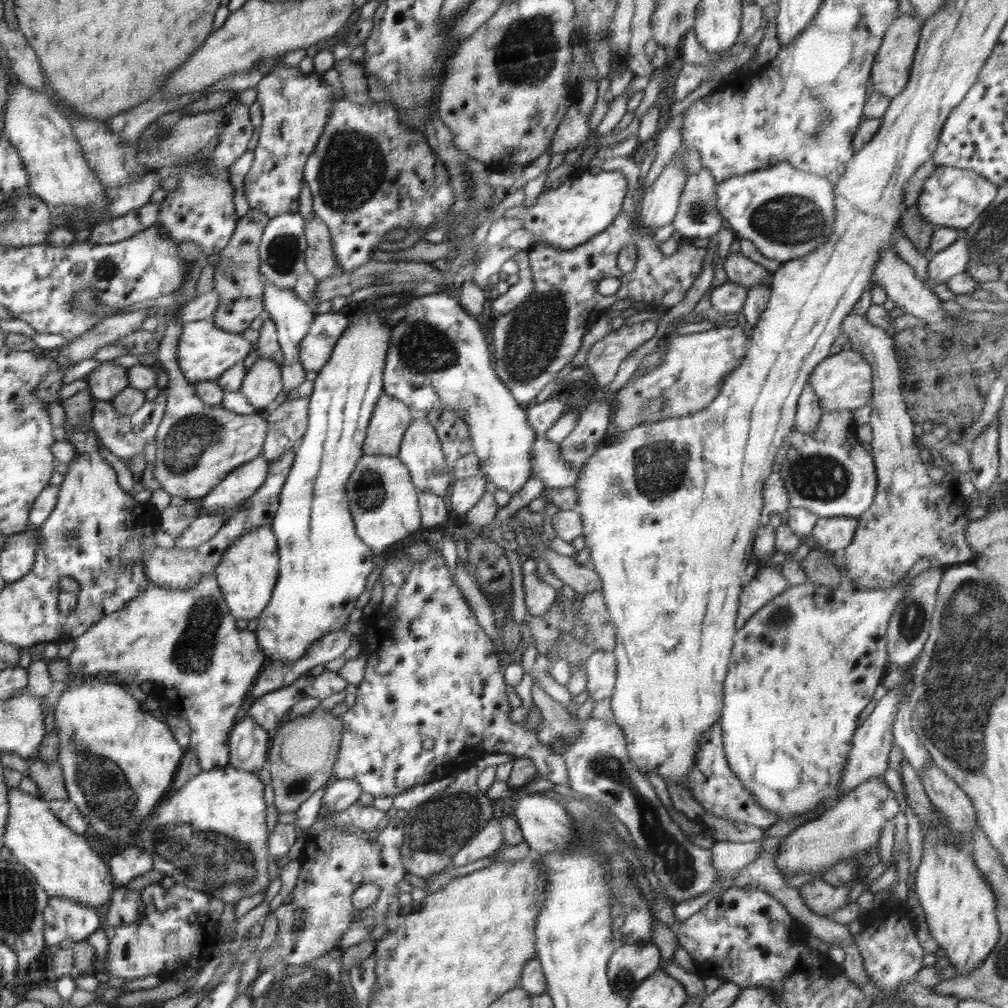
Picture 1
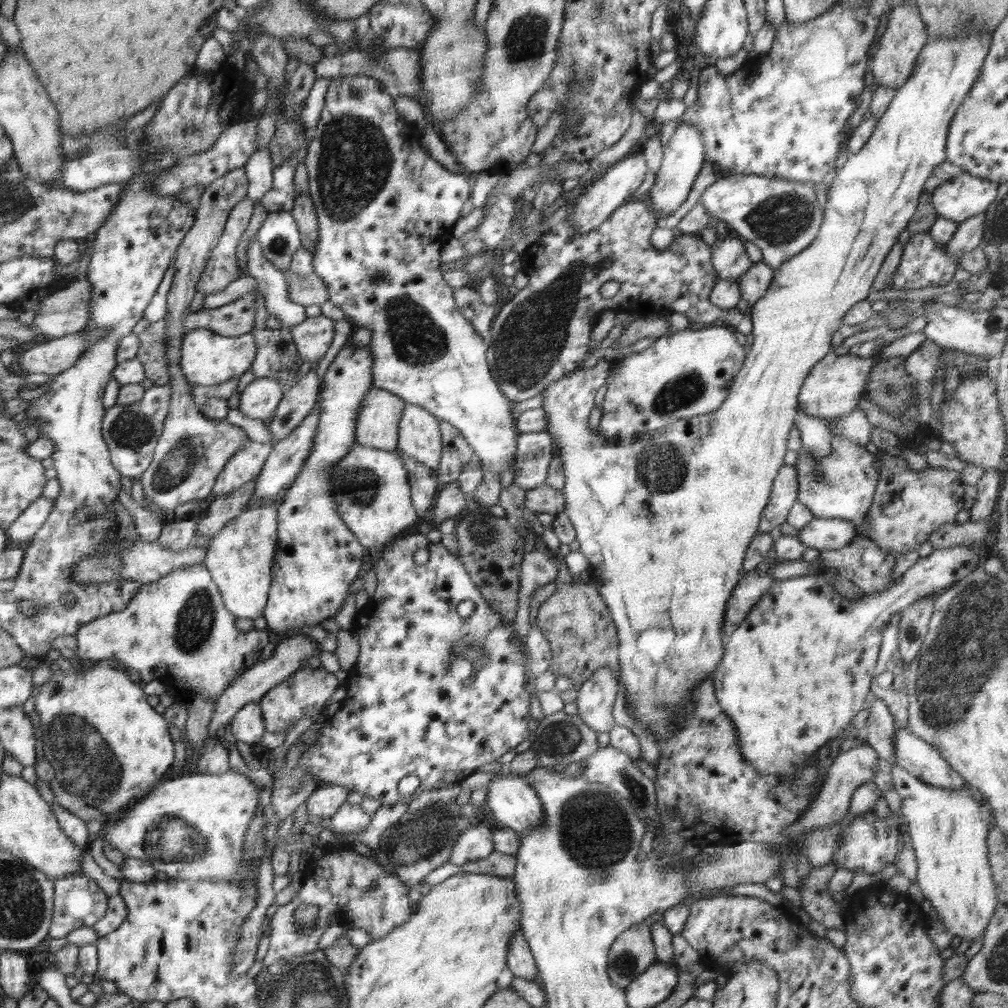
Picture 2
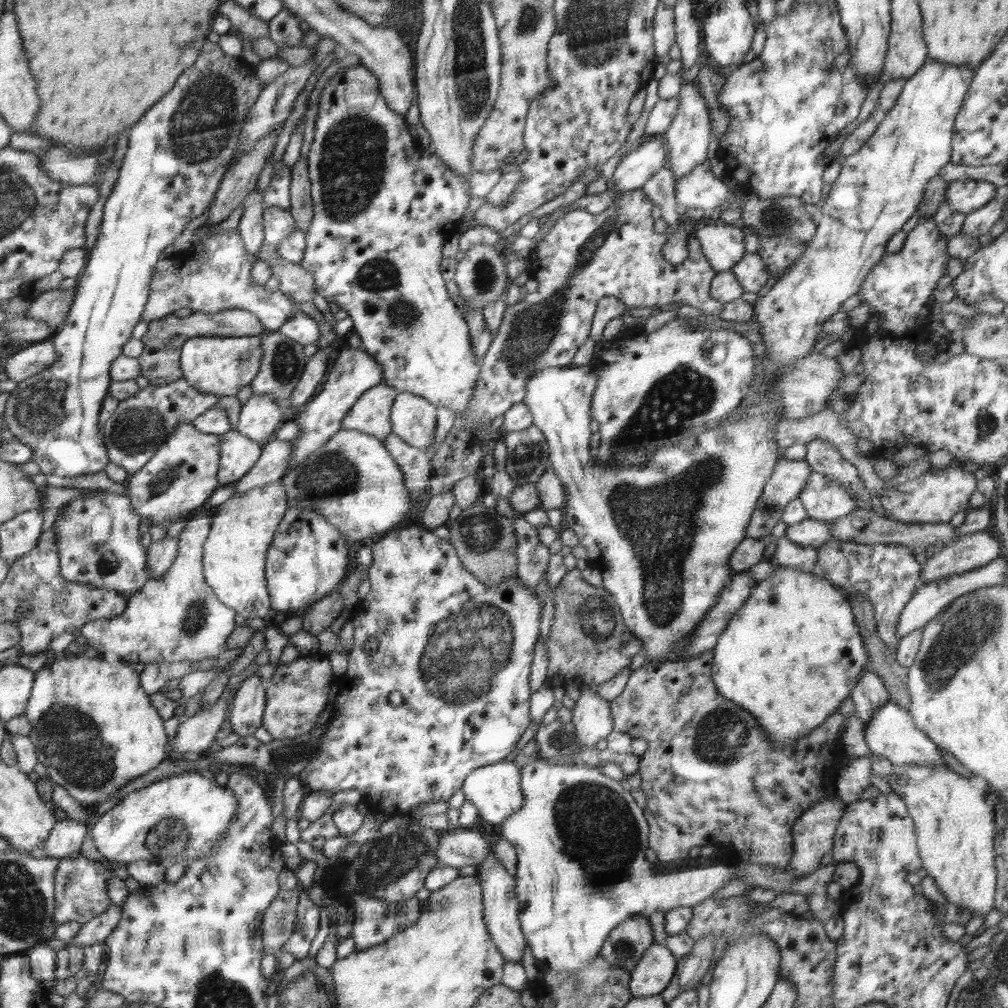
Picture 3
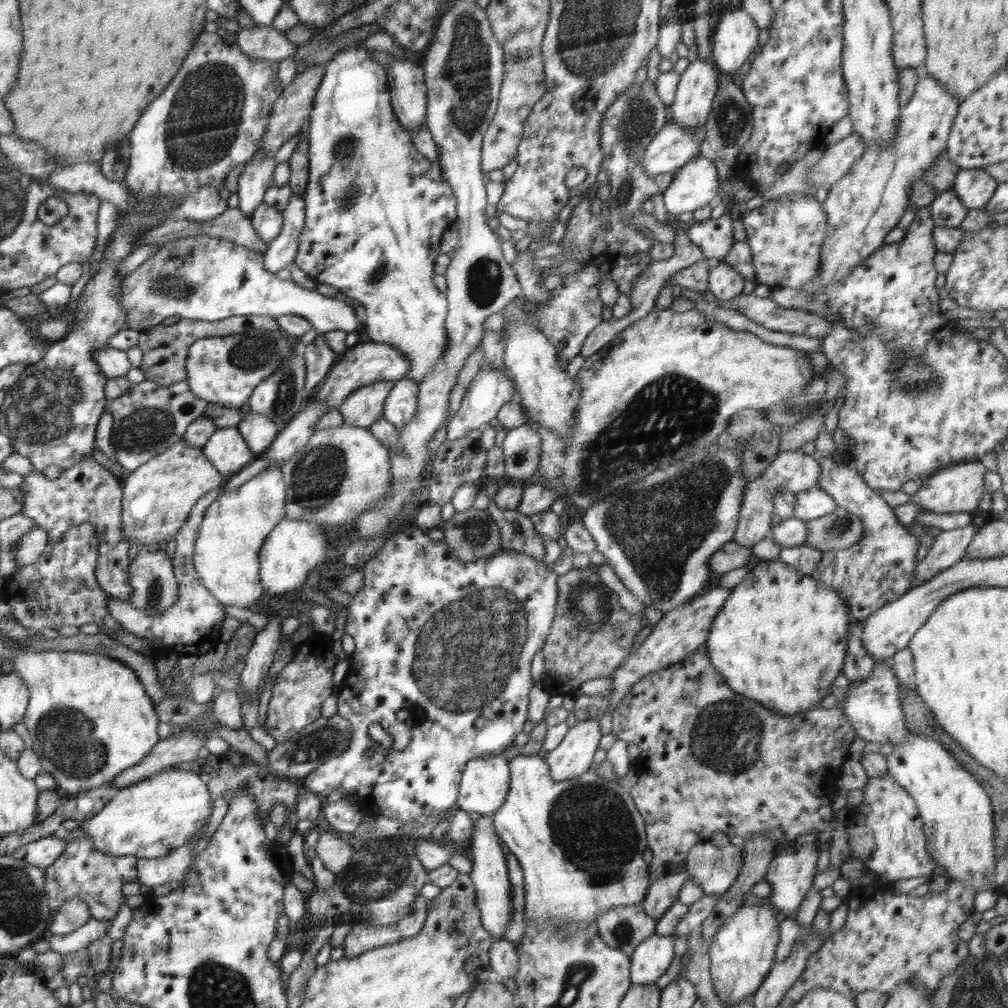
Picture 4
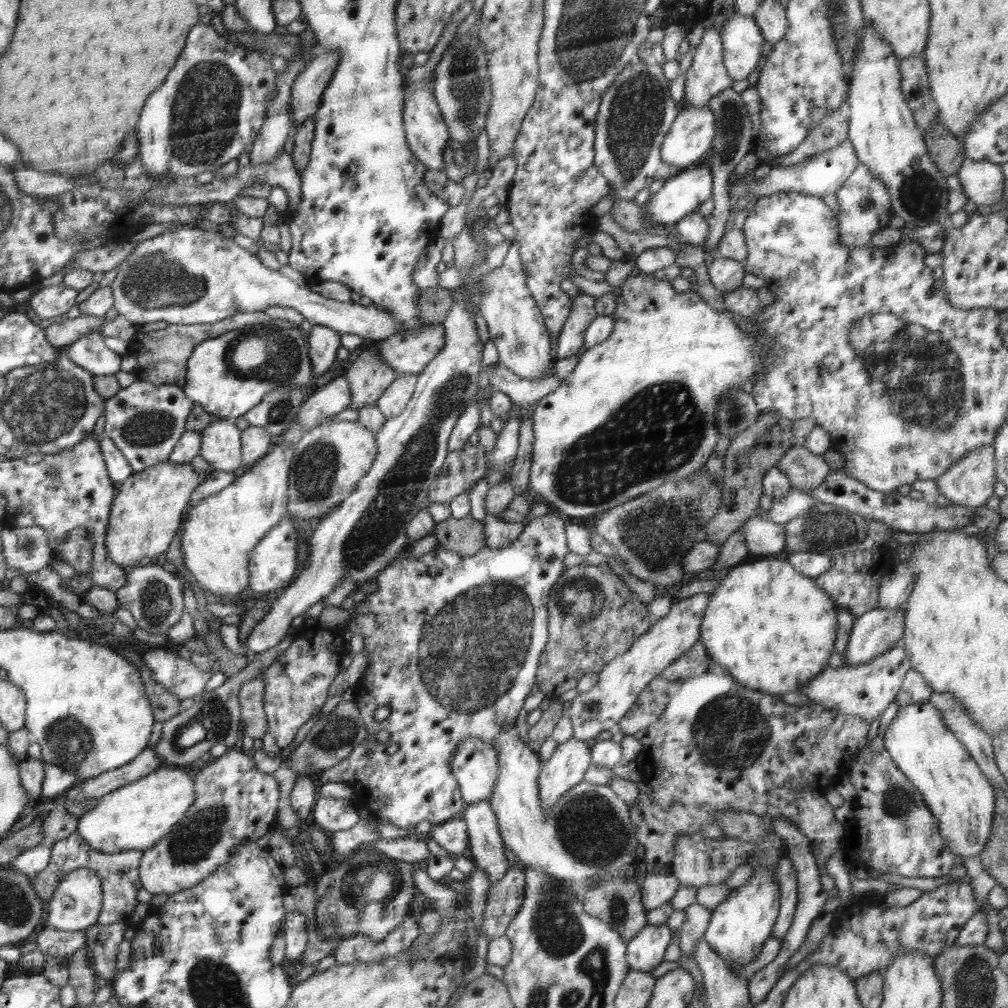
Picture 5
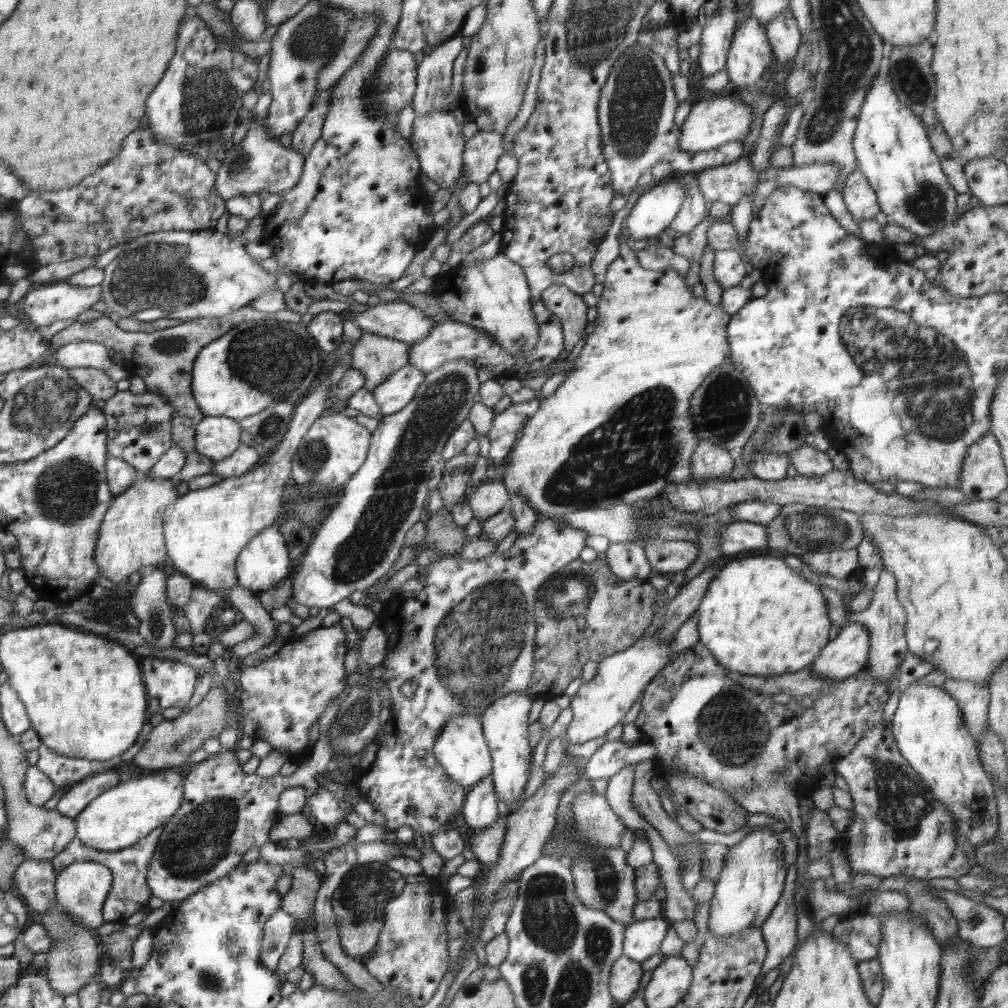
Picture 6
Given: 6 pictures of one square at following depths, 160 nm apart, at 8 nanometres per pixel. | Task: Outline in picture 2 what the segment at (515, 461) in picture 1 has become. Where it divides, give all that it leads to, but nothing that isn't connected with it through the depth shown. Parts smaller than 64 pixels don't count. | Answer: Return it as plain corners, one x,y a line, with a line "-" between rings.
356,74
336,76
330,79
326,89
324,107
317,125
312,128
309,138
310,147
307,157
303,160
308,172
309,195
314,201
315,212
319,218
319,235
313,255
313,272
316,273
329,288
329,300
334,302
344,314
351,319
357,328
372,330
372,343
368,352
373,361
373,386
380,390
391,392
405,402
417,404
437,416
439,420
449,422
456,427
466,442
473,448
474,457
481,463
484,471
499,472
508,470
515,464
515,452
518,433
516,432
516,416
512,413
512,402
500,392
498,383
494,380
488,361
488,341
483,339
472,326
472,323
462,316
453,297
453,288
448,286
440,270
441,250
453,237
453,226
461,218
460,212
464,203
471,198
471,187
462,173
448,171
440,162
429,154
409,154
410,133
412,125
399,117
395,110
394,99
384,90
382,83
373,77

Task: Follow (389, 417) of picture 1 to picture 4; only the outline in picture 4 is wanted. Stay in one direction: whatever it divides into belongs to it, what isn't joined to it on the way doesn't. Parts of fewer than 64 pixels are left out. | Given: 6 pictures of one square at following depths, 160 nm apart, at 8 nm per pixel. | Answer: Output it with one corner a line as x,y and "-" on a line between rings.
377,381
356,389
340,406
343,422
360,428
370,428
383,418
384,403
394,382

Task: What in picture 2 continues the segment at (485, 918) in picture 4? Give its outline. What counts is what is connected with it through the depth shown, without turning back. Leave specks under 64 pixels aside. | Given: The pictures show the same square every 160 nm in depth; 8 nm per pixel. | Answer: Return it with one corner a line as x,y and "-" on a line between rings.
520,928
511,938
507,954
507,967
512,971
513,976
526,980
534,981
537,975
537,964

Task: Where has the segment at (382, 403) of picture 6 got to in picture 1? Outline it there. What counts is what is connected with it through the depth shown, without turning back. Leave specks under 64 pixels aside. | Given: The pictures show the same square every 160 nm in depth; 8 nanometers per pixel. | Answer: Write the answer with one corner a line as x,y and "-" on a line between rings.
426,417
416,418
411,421
404,433
397,457
402,461
402,464
408,467
411,481
417,490
428,490
440,497
447,497
454,478
451,467
446,464
437,432

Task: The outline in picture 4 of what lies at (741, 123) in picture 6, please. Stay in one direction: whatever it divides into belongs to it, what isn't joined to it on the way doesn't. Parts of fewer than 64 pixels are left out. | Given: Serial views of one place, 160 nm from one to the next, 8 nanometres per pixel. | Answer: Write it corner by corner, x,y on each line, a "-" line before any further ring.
672,122
664,125
648,144
641,167
646,174
675,173
701,154
705,131
688,131

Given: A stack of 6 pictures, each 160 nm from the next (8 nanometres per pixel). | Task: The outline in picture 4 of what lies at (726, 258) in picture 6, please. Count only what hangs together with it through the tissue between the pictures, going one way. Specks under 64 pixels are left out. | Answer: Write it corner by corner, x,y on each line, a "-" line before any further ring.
713,263
709,274
709,297
715,297
718,301
724,302
732,300
735,296
740,296
745,279
731,265

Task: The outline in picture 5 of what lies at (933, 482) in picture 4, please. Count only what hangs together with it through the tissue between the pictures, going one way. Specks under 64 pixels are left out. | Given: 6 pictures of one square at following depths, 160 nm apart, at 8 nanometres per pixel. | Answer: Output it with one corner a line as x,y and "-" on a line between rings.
992,445
970,451
935,479
942,496
966,508
977,508
994,495
995,454

